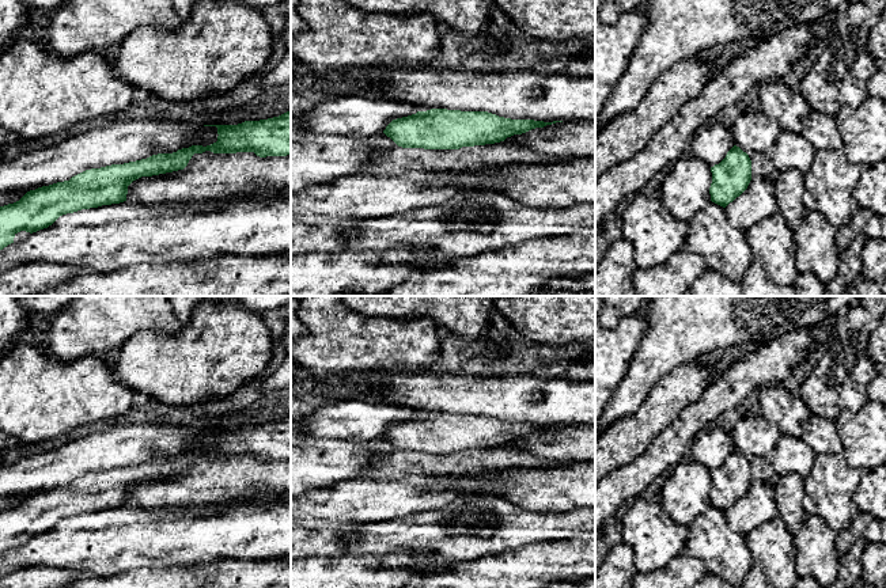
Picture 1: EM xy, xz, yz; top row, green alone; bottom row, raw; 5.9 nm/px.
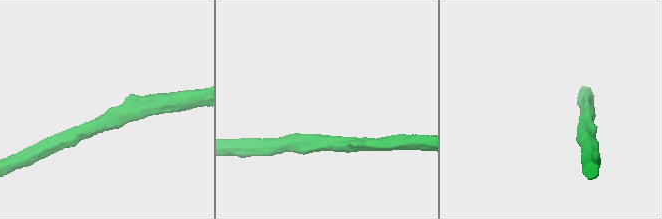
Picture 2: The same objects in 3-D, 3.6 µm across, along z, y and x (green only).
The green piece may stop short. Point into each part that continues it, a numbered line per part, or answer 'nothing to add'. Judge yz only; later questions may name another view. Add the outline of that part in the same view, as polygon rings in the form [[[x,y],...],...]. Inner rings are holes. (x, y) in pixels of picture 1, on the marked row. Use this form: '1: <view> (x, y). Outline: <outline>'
nothing to add

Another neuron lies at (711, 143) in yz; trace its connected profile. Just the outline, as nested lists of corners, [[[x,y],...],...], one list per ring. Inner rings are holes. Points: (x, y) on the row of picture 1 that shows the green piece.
[[[720,122],[705,124],[698,128],[690,144],[693,156],[709,167],[719,164],[735,145],[731,130]]]

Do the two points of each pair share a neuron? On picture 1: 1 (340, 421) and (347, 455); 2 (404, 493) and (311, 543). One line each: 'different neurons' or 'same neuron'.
1: different neurons
2: different neurons

